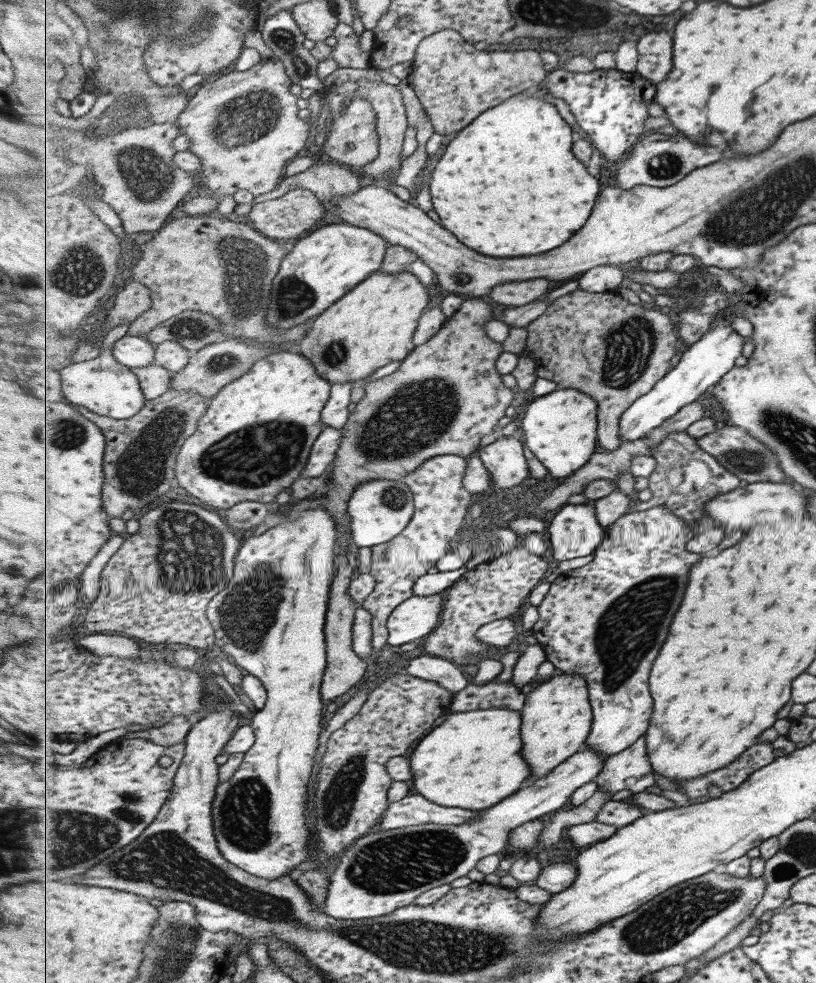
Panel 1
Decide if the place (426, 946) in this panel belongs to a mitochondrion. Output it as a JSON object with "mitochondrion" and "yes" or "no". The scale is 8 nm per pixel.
{"mitochondrion":"yes"}

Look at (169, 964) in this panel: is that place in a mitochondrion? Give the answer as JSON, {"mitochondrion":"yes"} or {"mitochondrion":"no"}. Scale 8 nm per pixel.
{"mitochondrion":"yes"}

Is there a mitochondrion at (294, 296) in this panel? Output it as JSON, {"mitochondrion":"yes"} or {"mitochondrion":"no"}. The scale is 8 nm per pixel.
{"mitochondrion":"yes"}

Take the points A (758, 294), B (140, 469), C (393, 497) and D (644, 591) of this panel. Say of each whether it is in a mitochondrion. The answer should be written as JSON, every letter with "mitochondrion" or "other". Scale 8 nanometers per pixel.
{"A":"other","B":"mitochondrion","C":"mitochondrion","D":"mitochondrion"}

